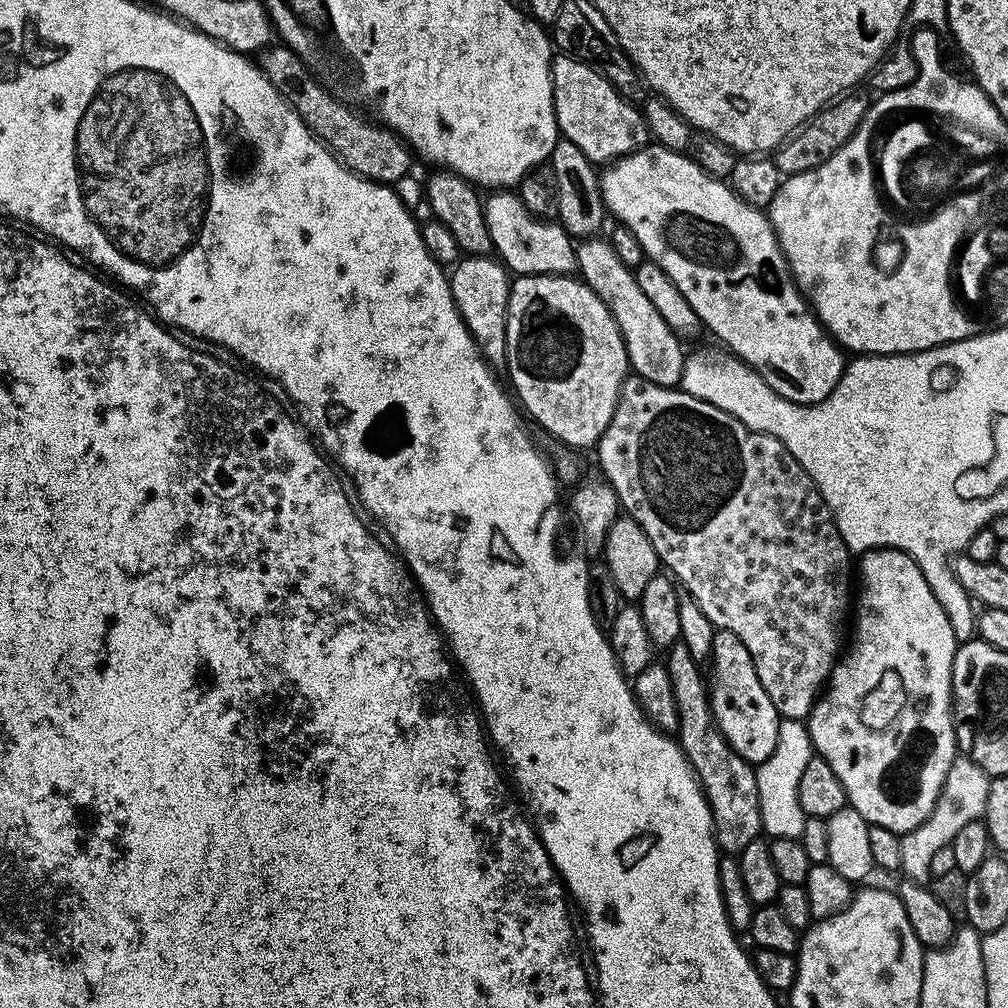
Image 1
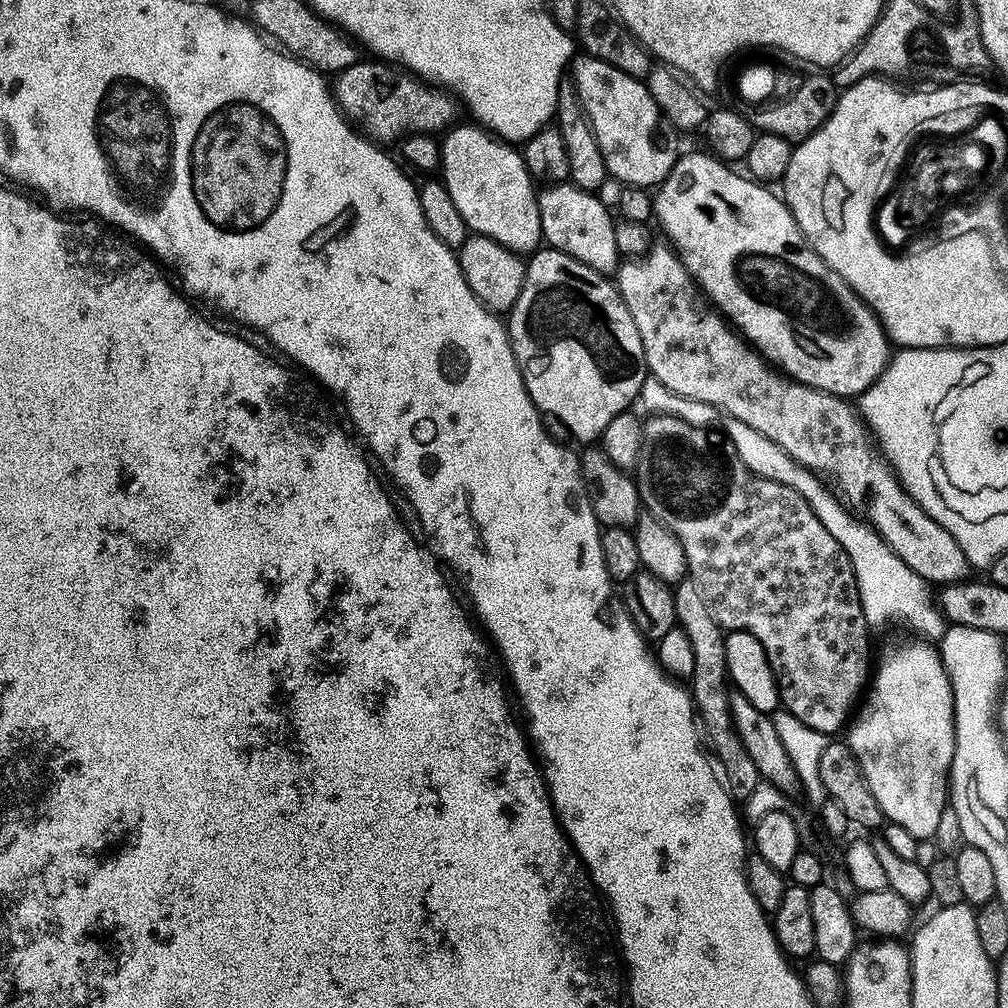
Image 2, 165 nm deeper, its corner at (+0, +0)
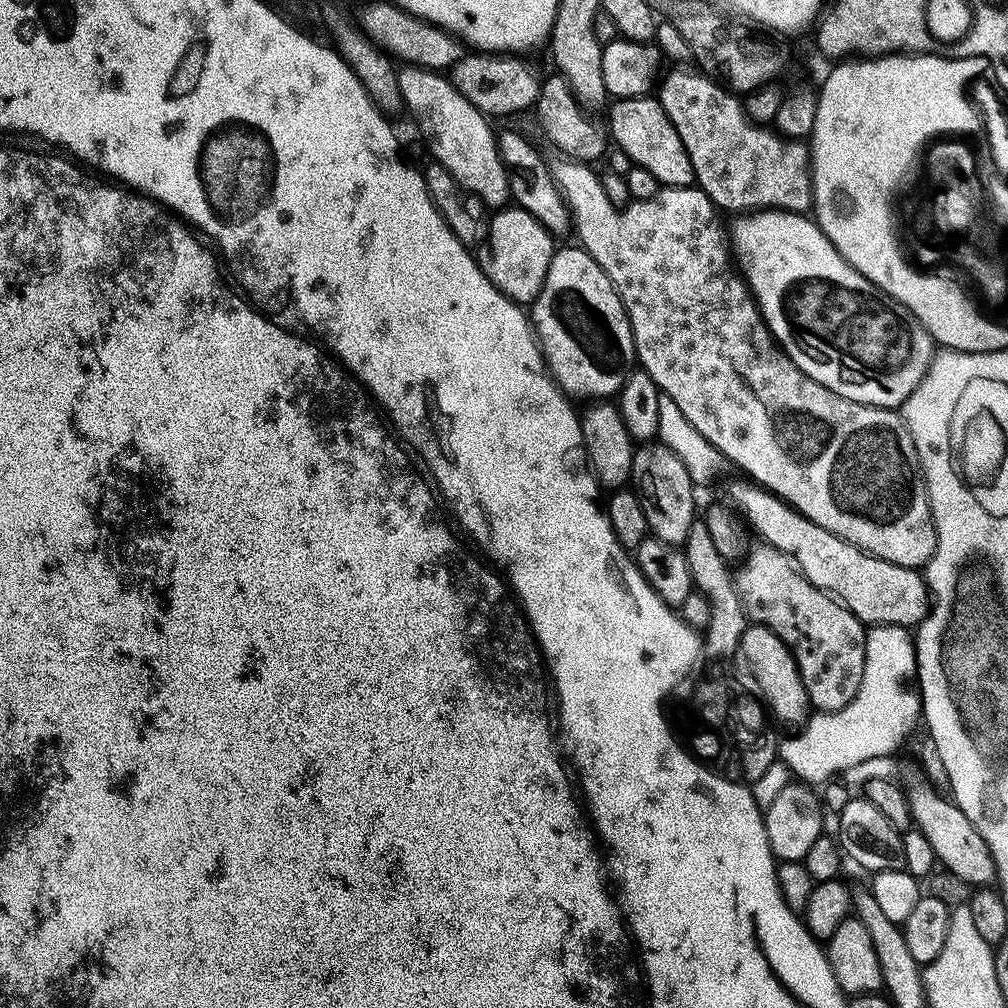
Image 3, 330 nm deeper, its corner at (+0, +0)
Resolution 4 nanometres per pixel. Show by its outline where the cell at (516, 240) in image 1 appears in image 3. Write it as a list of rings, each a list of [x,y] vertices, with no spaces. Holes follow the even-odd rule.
[[[404,66],[396,73],[398,86],[402,90],[407,111],[412,111],[412,116],[416,119],[416,124],[420,127],[420,132],[424,135],[424,140],[428,143],[428,148],[432,151],[431,159],[440,164],[454,178],[466,192],[471,192],[477,196],[482,203],[492,210],[499,210],[509,203],[510,193],[508,191],[508,172],[504,168],[504,163],[500,157],[500,145],[497,133],[492,133],[489,117],[478,111],[468,99],[460,93],[460,89],[452,85],[451,79],[447,75],[436,70],[417,68],[415,66]]]

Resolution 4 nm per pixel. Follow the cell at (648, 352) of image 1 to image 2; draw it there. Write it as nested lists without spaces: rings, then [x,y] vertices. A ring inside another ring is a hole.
[[[571,182],[545,187],[538,196],[542,234],[547,247],[570,254],[578,262],[590,266],[590,270],[612,274],[622,263],[616,241],[617,221],[612,220],[600,198],[597,193],[582,190]]]

